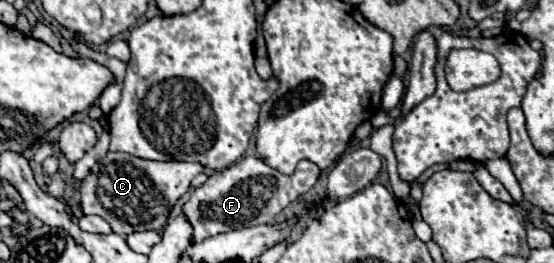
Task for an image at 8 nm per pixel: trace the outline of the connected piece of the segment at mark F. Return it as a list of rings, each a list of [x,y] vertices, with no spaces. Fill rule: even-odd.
[[[257,156],[241,158],[233,166],[209,176],[207,182],[195,188],[189,200],[183,204],[183,214],[193,228],[193,240],[201,242],[221,232],[271,222],[301,194],[309,192],[319,180],[319,176],[321,170],[311,160],[301,160],[293,176],[283,176],[271,166],[267,166],[265,162],[261,162],[261,158]]]

